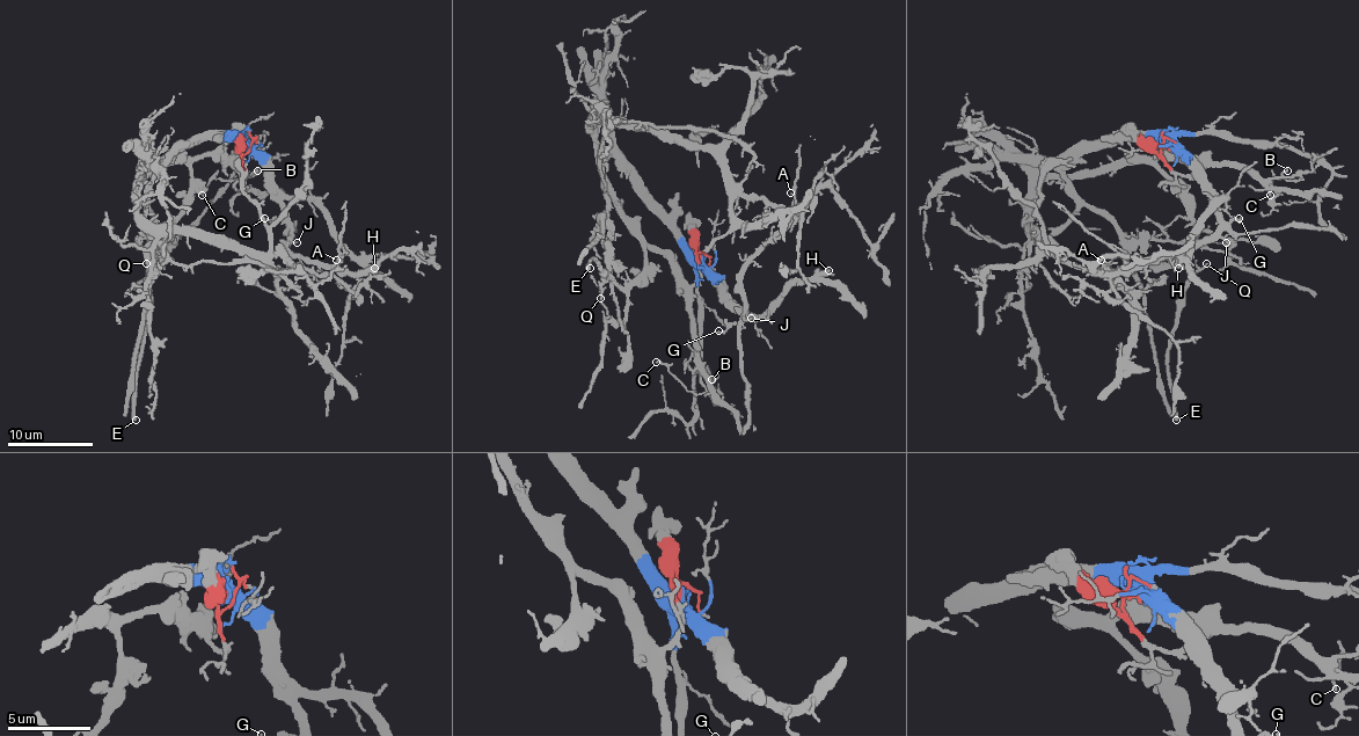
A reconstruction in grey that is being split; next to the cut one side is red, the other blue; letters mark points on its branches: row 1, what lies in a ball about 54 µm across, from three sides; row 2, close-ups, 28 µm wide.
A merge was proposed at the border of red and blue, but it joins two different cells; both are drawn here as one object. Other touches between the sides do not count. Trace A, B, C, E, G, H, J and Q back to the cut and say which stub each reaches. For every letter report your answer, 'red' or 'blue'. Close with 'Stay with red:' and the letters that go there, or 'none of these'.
A: blue
B: red
C: red
E: red
G: blue
H: blue
J: blue
Q: red
Stay with red: B, C, E, Q

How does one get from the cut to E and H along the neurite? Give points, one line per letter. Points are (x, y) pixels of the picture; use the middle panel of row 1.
E: (700, 257), (692, 285), (662, 253), (644, 249), (644, 268), (621, 288), (593, 260), (589, 268)
H: (700, 260), (740, 308), (755, 315), (765, 315), (793, 285), (805, 283), (828, 270)

